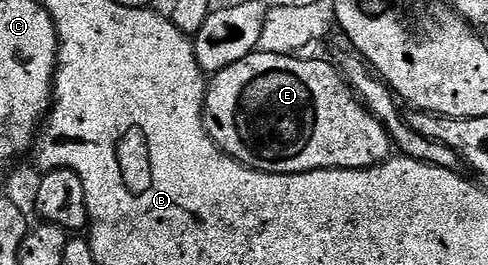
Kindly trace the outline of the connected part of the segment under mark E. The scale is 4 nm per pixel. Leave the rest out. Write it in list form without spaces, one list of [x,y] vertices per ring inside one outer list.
[[[259,49],[253,51],[248,57],[244,57],[244,61],[236,61],[236,65],[228,65],[228,69],[217,72],[209,80],[206,88],[206,109],[204,112],[206,128],[216,141],[216,145],[222,151],[227,151],[233,159],[238,159],[246,167],[252,168],[253,171],[276,173],[277,175],[299,175],[309,171],[327,171],[328,169],[364,169],[385,163],[392,155],[392,151],[390,151],[392,140],[385,125],[367,109],[366,104],[351,90],[349,84],[340,74],[339,68],[334,63],[325,63],[322,59],[322,57],[317,57],[310,60],[300,60],[294,56],[278,56],[276,53],[268,53]]]

